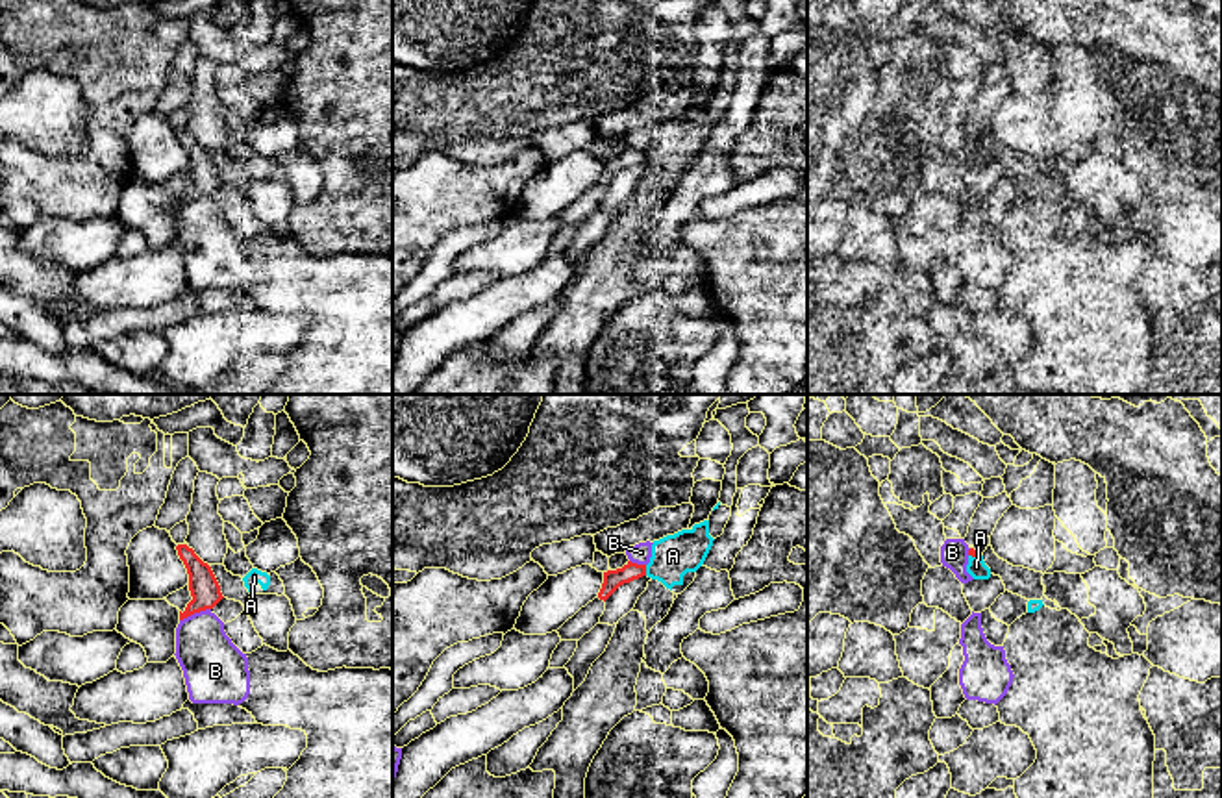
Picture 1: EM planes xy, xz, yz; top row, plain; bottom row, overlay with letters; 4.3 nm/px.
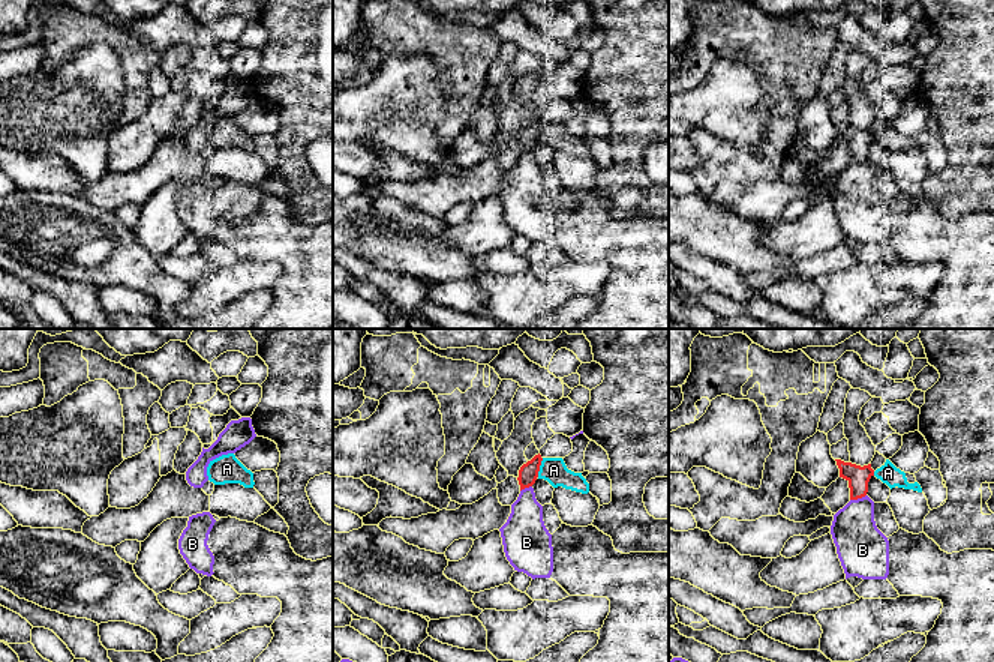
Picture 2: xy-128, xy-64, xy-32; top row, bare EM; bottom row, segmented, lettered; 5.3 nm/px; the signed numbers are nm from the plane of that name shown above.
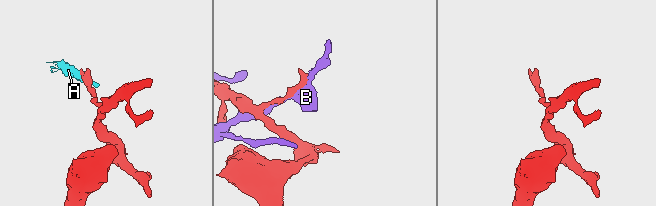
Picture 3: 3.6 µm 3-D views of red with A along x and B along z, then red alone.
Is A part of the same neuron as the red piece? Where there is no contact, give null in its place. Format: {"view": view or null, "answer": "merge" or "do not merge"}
{"view": "xz", "answer": "do not merge"}

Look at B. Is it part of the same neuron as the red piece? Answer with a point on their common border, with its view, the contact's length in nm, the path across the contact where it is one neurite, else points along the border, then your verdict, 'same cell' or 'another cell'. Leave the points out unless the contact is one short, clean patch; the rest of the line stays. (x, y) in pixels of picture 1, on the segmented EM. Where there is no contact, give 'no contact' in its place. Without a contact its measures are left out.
xy (195, 611) | 150 nm | another cell

